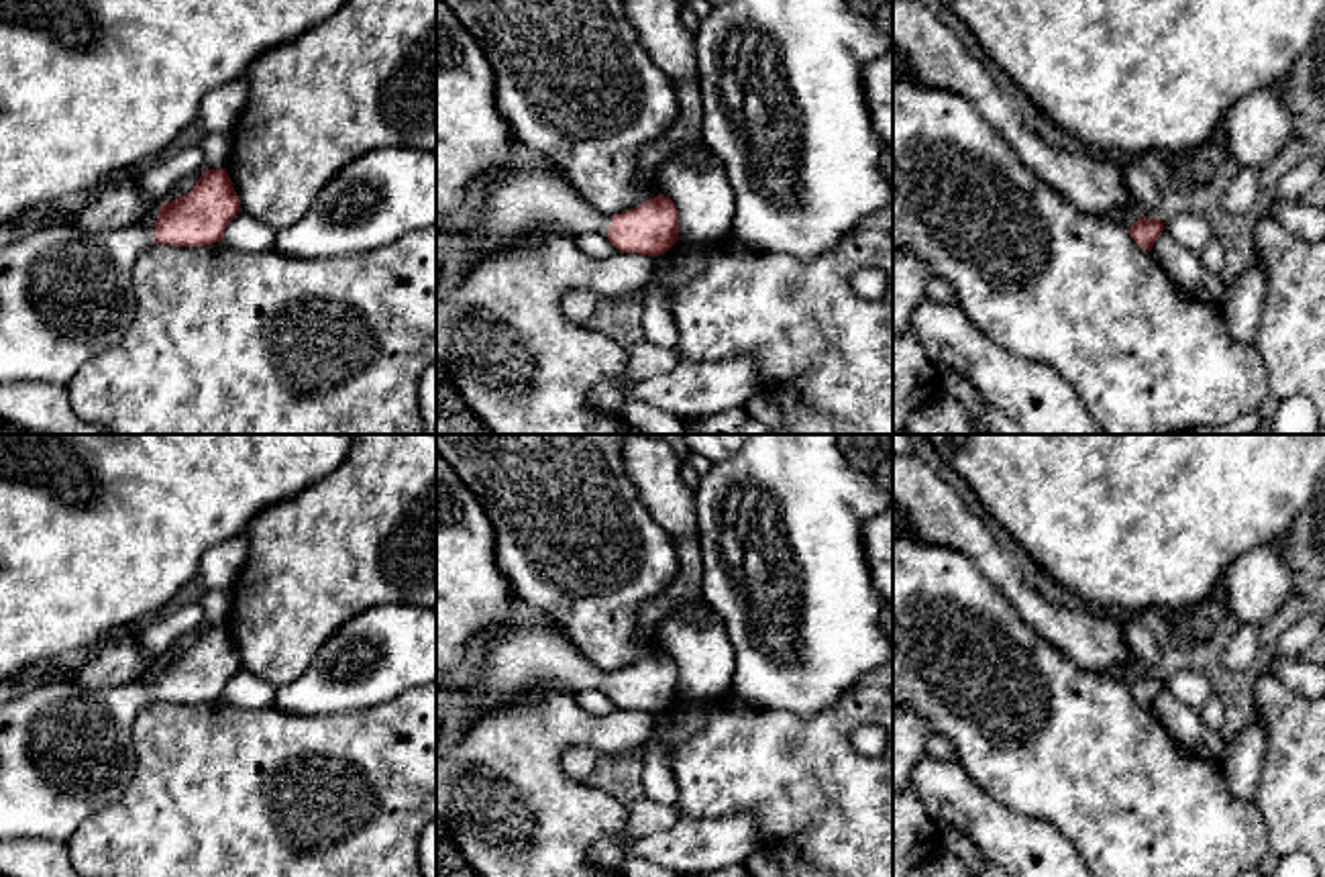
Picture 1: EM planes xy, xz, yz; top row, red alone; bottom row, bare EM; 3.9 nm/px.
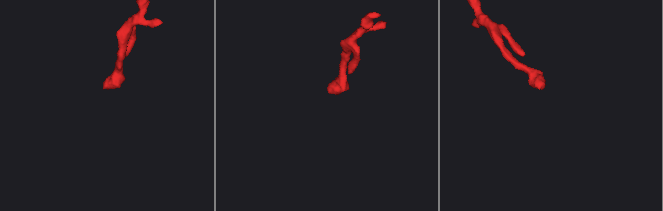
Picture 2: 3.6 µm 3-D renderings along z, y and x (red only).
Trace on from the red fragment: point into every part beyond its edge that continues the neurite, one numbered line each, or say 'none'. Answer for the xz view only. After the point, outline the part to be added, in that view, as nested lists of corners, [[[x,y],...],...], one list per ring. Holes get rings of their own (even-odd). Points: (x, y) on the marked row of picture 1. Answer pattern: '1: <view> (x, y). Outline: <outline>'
1: xz (518, 202). Outline: [[[510,167],[485,184],[485,206],[469,228],[469,251],[477,265],[542,226],[561,228],[575,239],[587,233],[607,237],[612,216],[599,214],[559,171]]]

